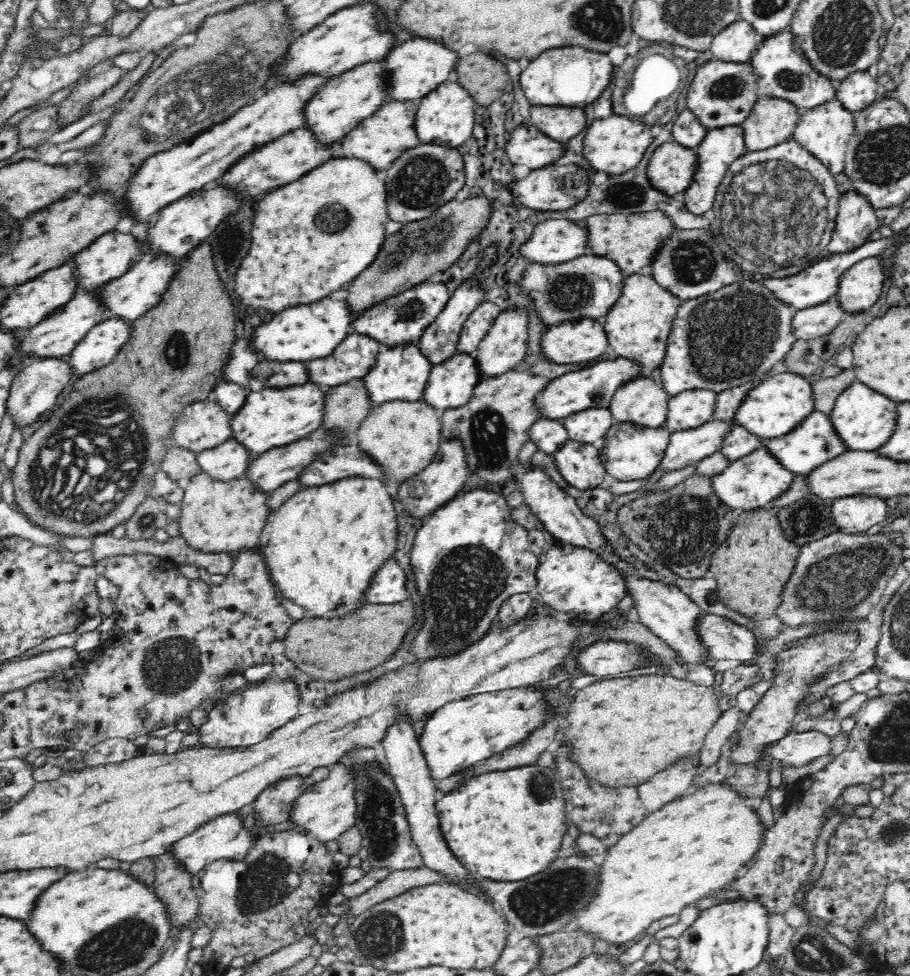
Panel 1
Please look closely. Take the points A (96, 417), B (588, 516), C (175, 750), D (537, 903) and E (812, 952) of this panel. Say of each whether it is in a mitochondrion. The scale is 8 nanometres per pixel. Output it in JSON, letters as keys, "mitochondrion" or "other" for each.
{"A":"mitochondrion","B":"other","C":"other","D":"mitochondrion","E":"mitochondrion"}

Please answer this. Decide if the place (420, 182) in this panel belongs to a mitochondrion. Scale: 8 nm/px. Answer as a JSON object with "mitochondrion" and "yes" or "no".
{"mitochondrion":"yes"}

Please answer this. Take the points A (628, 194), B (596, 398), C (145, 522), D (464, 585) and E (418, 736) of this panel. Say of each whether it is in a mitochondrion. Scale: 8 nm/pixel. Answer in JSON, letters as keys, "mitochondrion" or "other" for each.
{"A":"mitochondrion","B":"other","C":"mitochondrion","D":"mitochondrion","E":"other"}

